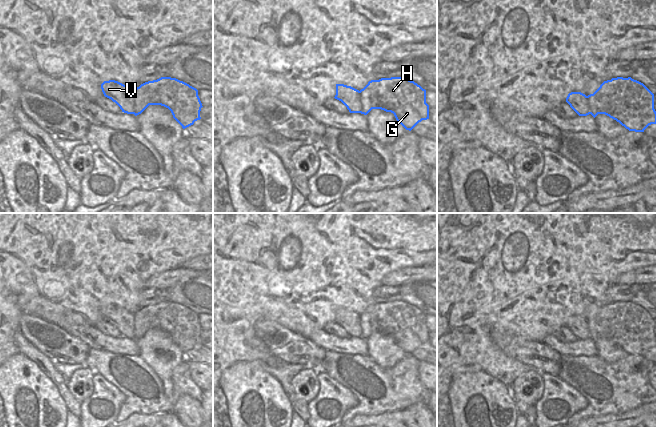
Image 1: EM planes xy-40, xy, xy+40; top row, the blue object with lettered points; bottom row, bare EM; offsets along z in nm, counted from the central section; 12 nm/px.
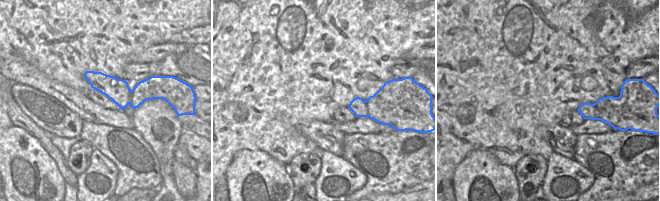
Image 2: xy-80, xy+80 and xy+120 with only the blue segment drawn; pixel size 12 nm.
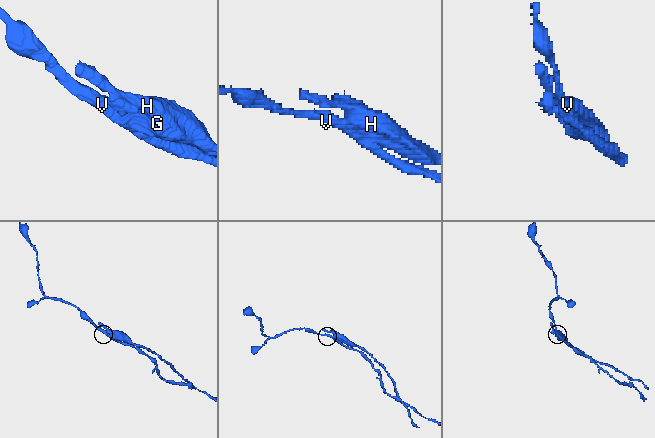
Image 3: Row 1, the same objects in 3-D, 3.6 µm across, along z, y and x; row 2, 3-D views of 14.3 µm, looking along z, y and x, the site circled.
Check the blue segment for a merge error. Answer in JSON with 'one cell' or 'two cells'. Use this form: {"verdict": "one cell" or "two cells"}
{"verdict": "two cells"}

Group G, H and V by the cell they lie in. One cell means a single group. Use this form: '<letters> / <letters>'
G H / V

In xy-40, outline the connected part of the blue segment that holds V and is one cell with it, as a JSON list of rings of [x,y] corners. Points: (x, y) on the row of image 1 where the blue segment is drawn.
[[[104,81],[101,89],[105,97],[115,102],[122,112],[134,114],[134,90],[126,85],[115,81]]]

